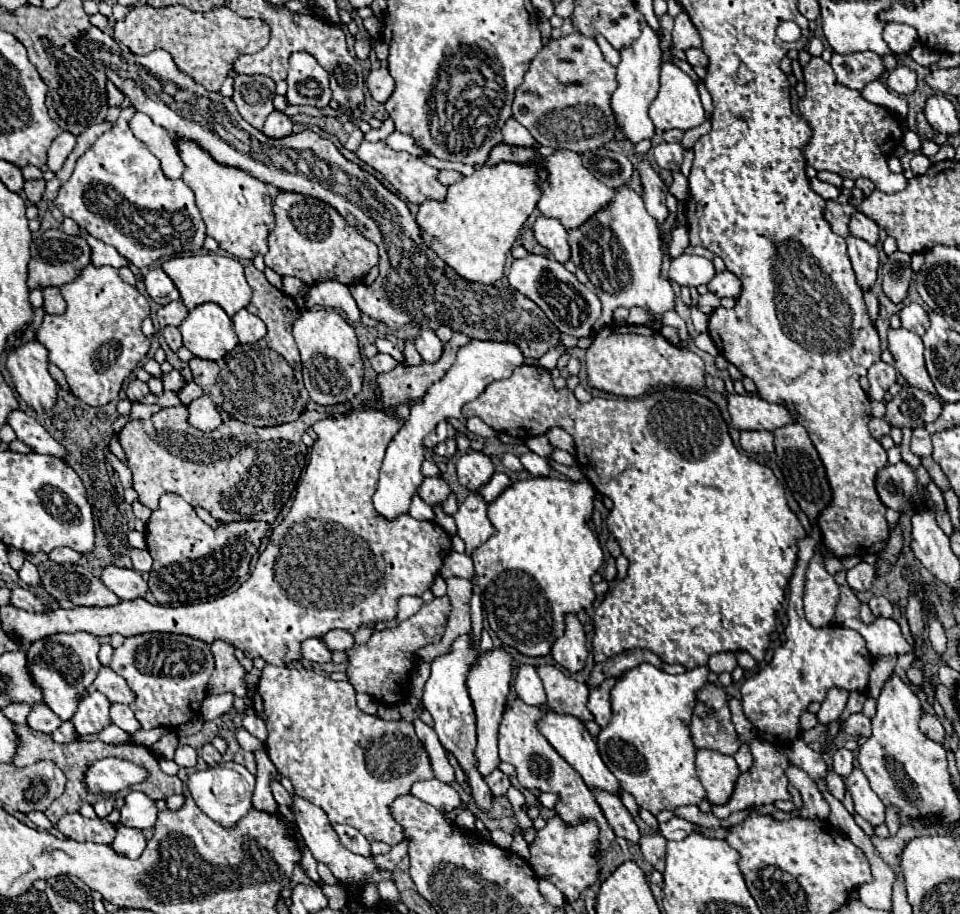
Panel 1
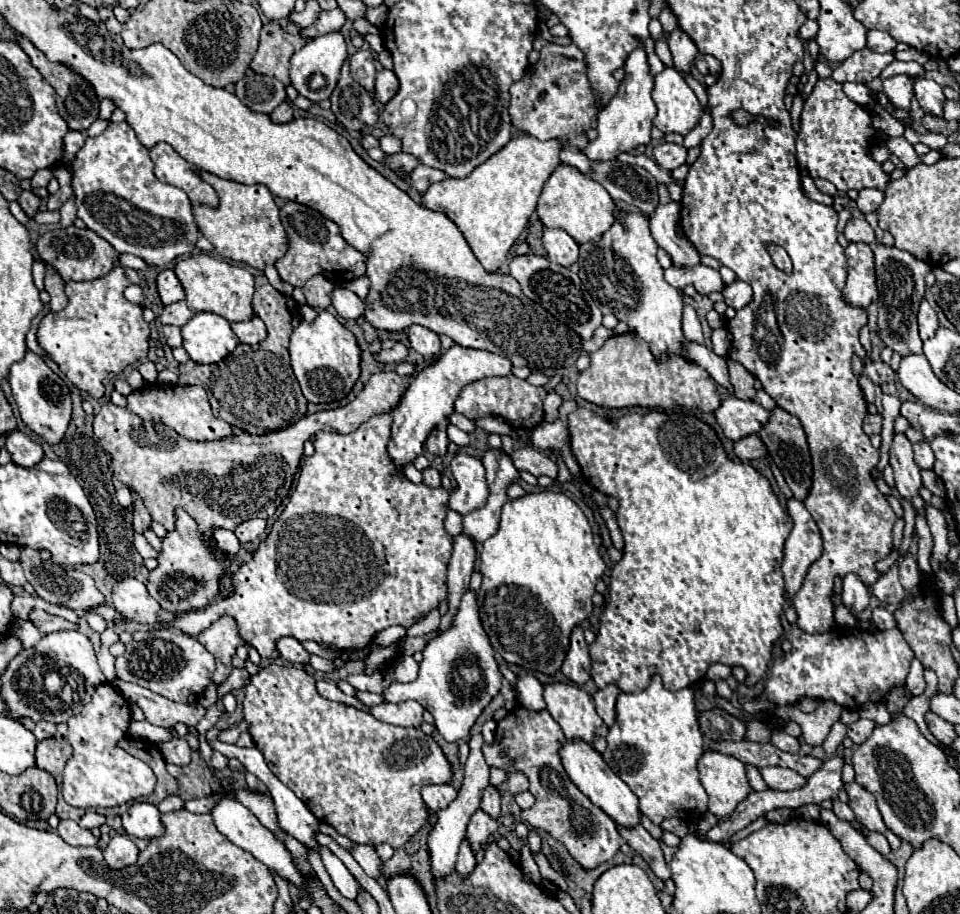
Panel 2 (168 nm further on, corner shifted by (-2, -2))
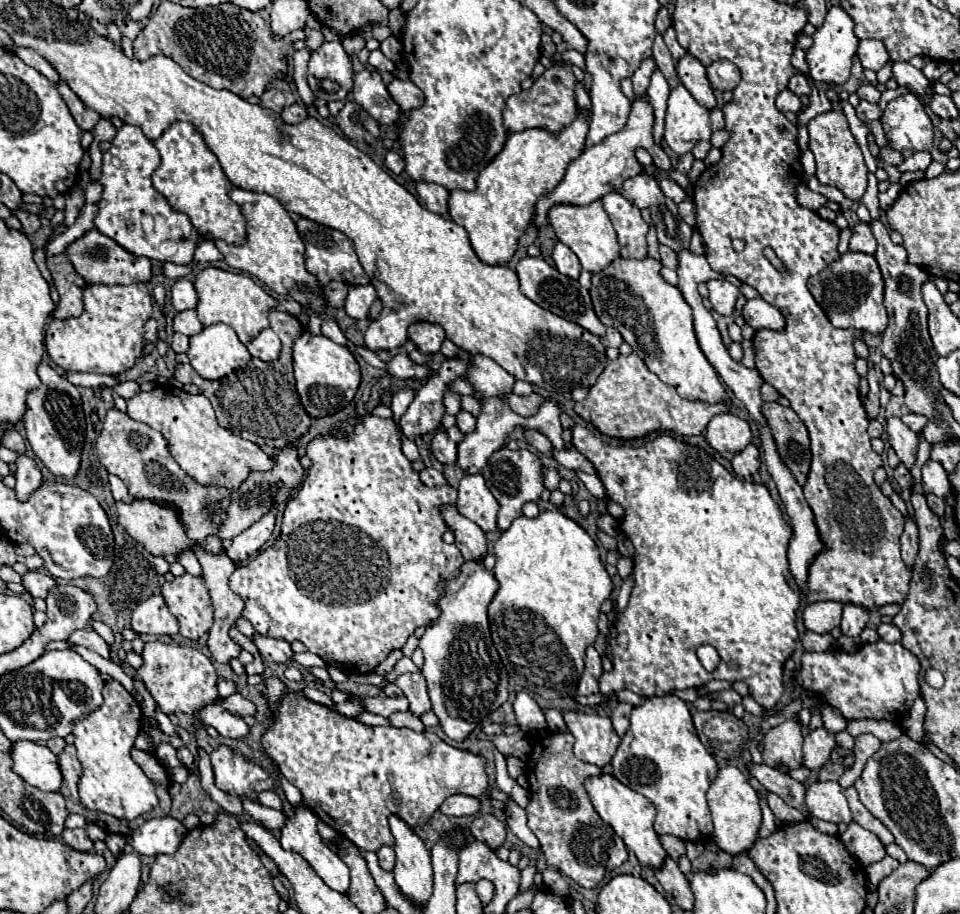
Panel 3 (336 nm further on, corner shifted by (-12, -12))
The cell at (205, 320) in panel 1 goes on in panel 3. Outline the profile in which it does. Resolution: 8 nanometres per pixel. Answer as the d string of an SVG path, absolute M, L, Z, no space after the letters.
M227 324L205 326L191 338L187 356L193 370L207 380L219 380L247 366L247 362L251 360L247 346Z

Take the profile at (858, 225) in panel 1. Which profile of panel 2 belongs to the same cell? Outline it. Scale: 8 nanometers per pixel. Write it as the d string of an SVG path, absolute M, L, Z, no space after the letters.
M859 216L859 218L851 218L845 226L845 238L849 242L865 242L865 244L873 244L875 242L875 232L871 228L871 224Z

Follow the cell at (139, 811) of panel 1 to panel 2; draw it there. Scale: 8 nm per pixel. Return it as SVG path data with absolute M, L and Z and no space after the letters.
M133 802L129 810L121 816L123 828L133 838L157 838L163 834L159 820L161 812L149 802Z

